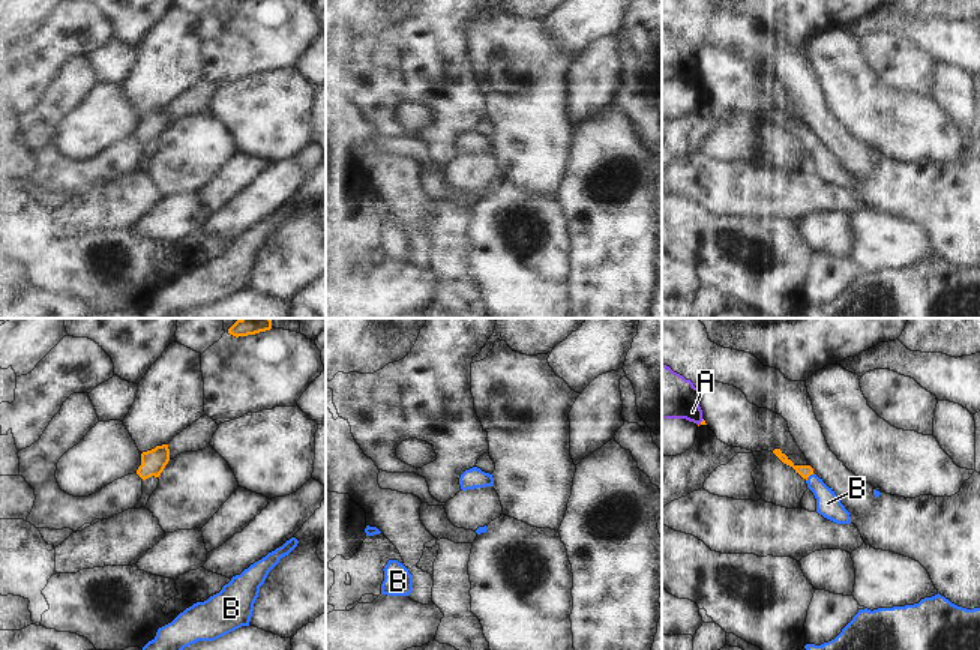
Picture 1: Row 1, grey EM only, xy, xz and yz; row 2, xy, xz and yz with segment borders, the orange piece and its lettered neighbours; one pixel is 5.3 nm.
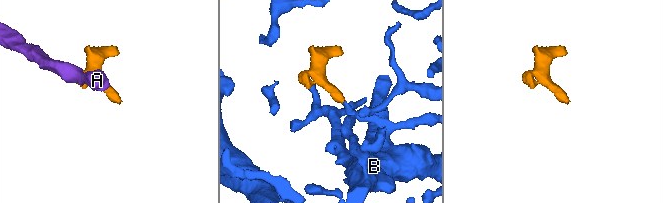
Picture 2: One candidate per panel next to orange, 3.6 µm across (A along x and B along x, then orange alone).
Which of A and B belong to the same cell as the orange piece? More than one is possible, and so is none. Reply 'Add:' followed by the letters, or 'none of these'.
Add: B

